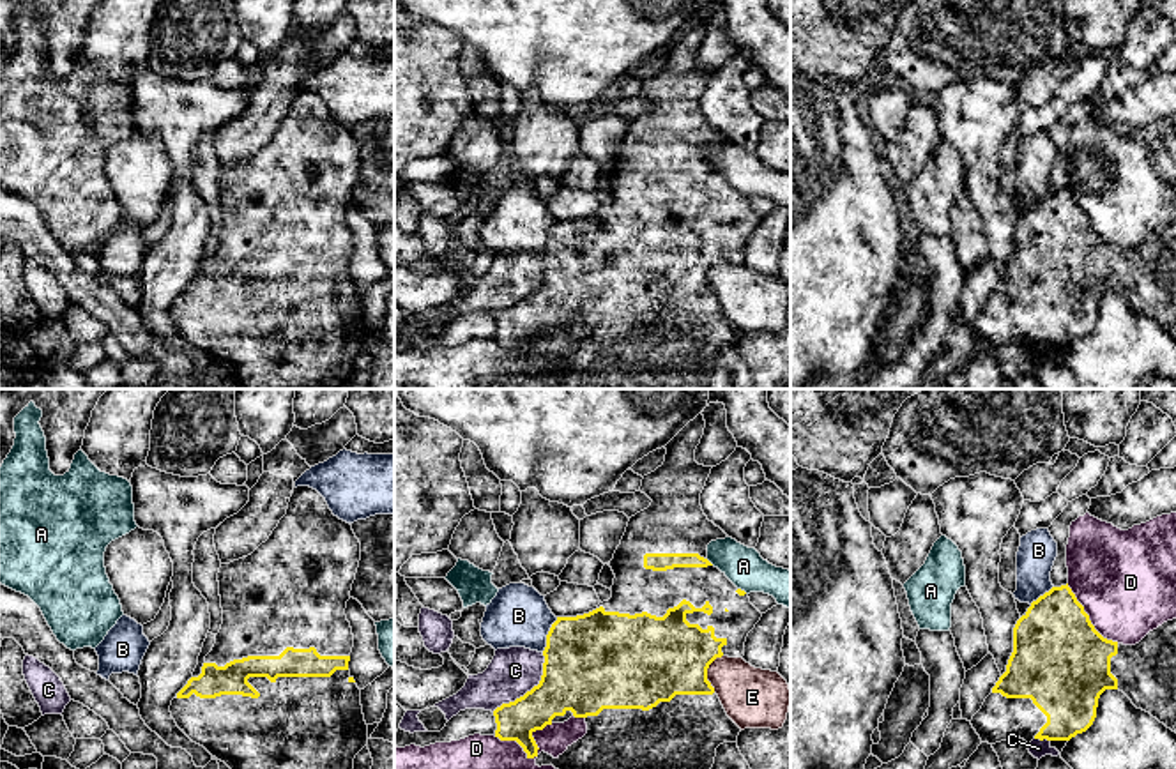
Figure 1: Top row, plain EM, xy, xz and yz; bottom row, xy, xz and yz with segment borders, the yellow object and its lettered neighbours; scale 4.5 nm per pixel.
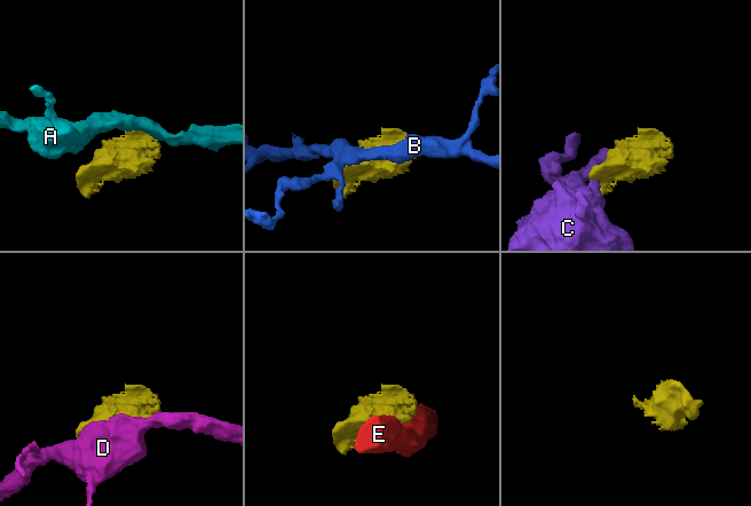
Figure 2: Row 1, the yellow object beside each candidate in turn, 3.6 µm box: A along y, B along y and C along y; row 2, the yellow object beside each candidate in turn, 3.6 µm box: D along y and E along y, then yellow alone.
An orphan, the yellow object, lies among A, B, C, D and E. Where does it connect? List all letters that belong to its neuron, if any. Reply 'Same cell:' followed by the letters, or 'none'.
Same cell: none

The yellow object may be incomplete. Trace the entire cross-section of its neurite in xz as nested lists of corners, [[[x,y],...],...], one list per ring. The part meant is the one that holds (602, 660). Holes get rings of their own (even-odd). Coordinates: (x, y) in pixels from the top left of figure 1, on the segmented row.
[[[699,414],[667,445],[665,461],[644,476],[640,491],[653,502],[630,518],[610,567],[615,575],[612,598],[598,608],[577,615],[557,617],[546,635],[543,651],[543,675],[538,686],[515,702],[493,711],[500,741],[516,741],[536,765],[555,769],[711,769],[716,748],[737,742],[741,728],[727,716],[714,688],[707,681],[709,665],[722,656],[743,658],[748,633],[762,613],[750,603],[718,567],[707,560],[707,544],[729,537],[707,520],[700,506],[700,493],[713,467],[695,461],[695,449],[704,435],[706,421]],[[571,716],[584,718],[587,734],[554,758],[538,751],[532,737],[552,723],[564,723]]]

